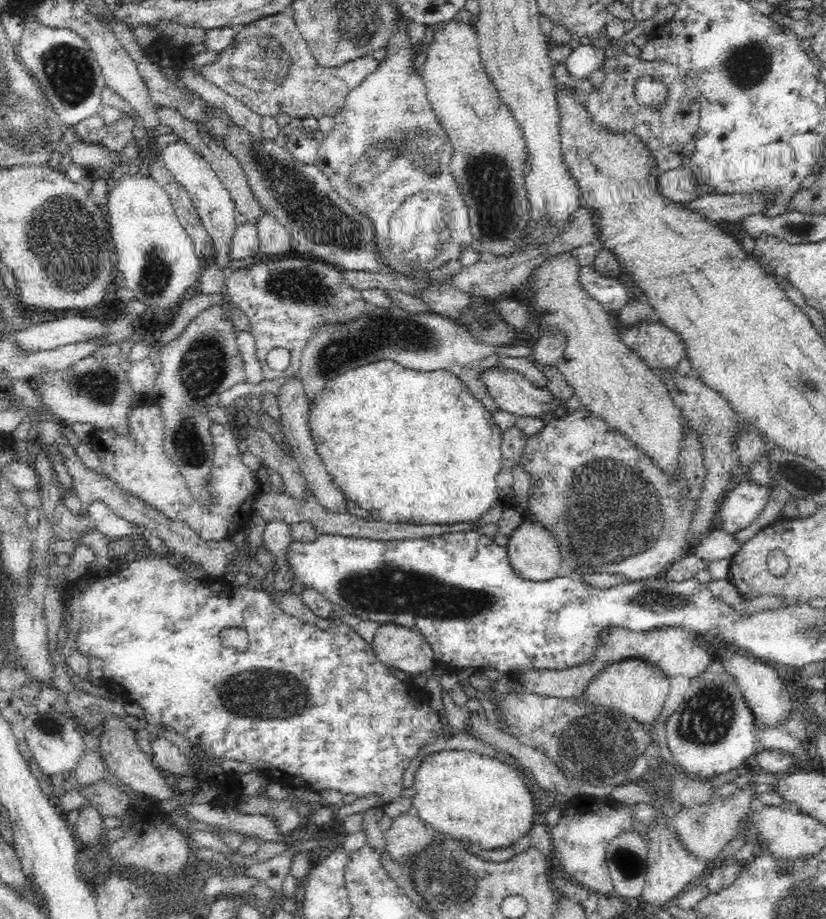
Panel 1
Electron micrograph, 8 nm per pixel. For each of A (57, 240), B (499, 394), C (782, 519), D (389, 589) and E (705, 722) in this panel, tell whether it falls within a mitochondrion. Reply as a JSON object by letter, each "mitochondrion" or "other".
{"A":"mitochondrion","B":"other","C":"other","D":"mitochondrion","E":"mitochondrion"}

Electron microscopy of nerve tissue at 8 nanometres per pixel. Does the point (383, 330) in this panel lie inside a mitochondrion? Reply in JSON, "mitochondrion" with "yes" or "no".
{"mitochondrion":"yes"}

